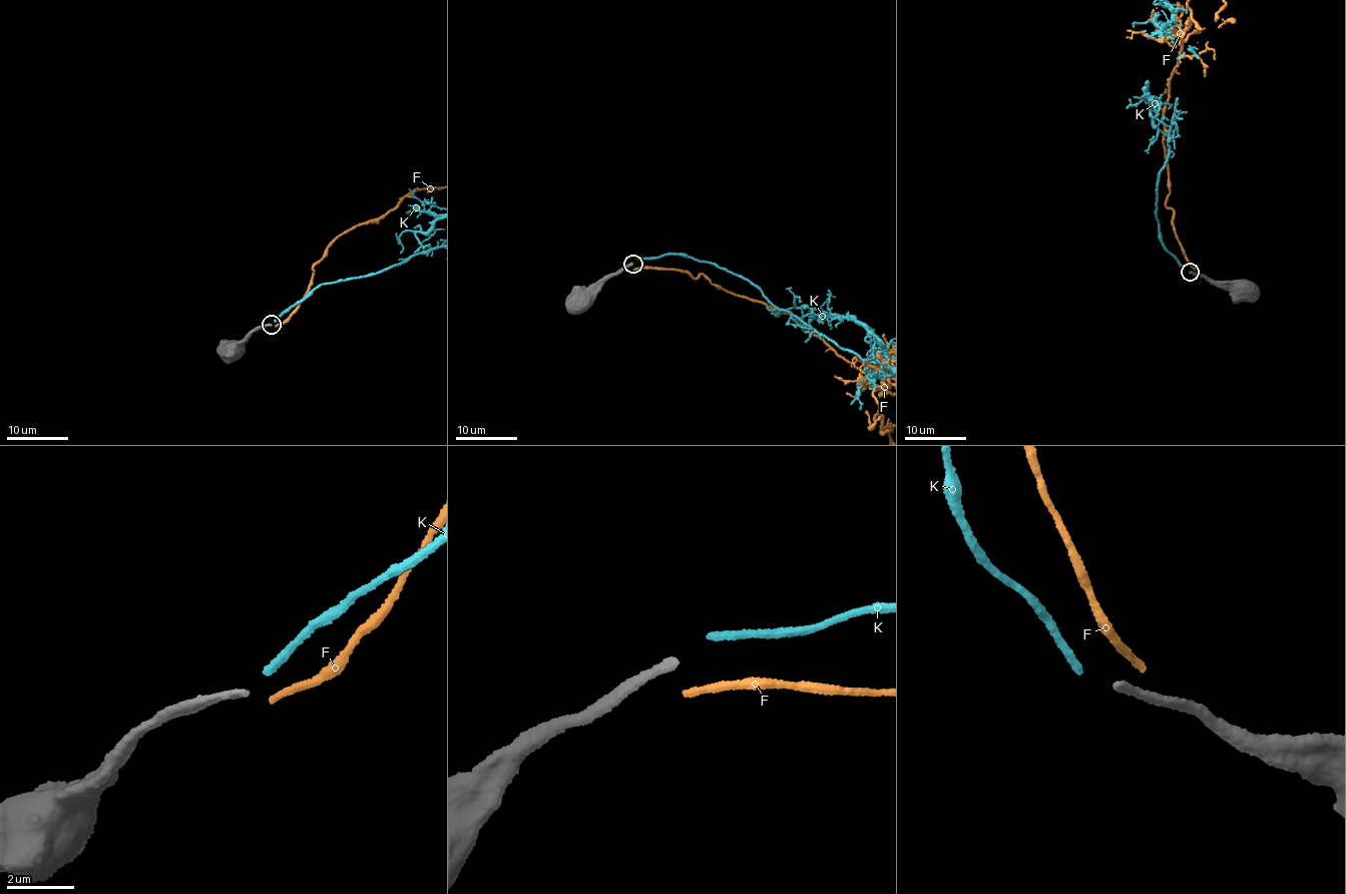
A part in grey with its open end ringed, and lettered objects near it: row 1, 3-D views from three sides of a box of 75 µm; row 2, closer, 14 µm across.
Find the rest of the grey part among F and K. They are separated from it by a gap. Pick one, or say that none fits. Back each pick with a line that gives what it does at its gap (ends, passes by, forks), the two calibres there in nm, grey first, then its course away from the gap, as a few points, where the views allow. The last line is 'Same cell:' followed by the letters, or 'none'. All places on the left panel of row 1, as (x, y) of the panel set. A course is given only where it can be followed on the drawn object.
Same cell: none

